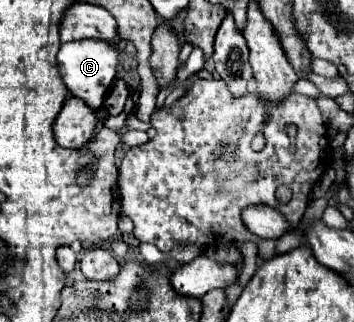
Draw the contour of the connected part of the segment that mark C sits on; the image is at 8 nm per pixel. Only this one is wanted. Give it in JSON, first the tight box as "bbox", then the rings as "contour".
{"bbox":[58,41,120,109],"contour":[[[82,41],[82,43],[62,43],[58,51],[58,69],[64,79],[64,85],[68,91],[86,101],[88,107],[100,109],[104,103],[104,95],[116,75],[116,65],[118,65],[118,55],[120,51],[110,45],[110,43],[98,43],[98,41]]]}

